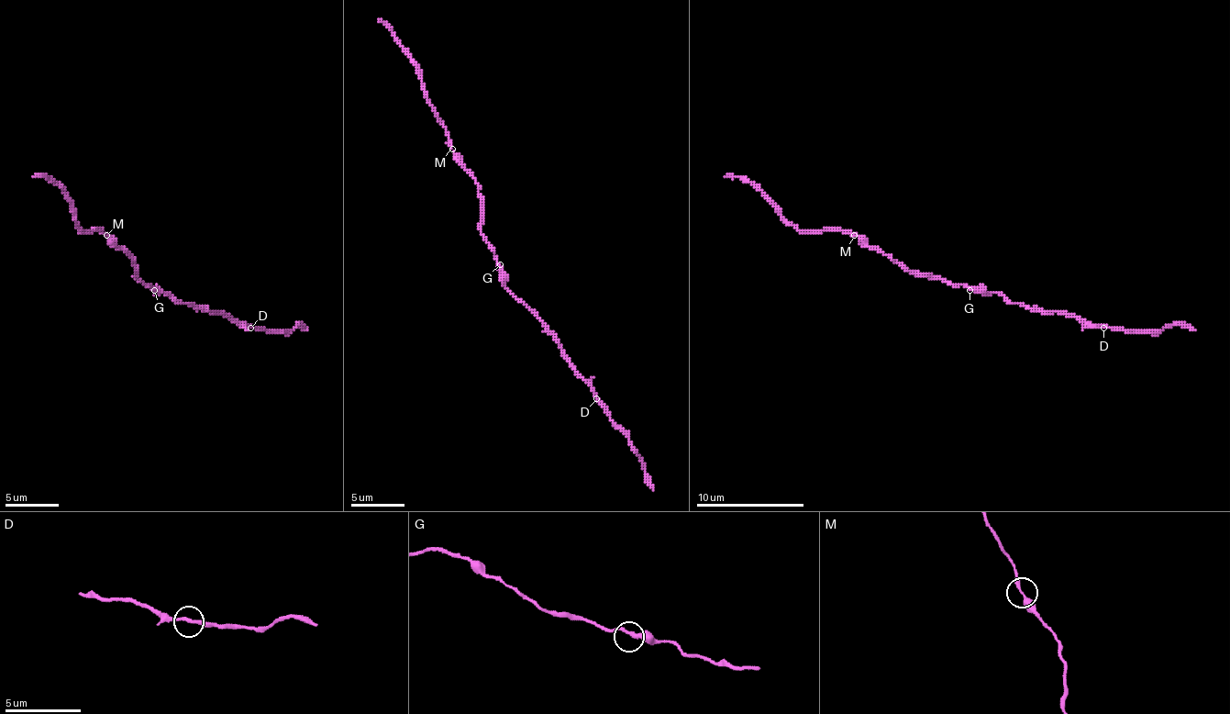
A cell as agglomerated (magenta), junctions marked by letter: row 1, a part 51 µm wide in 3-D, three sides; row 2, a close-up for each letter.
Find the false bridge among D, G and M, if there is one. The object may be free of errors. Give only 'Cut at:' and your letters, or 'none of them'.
Cut at: none of them

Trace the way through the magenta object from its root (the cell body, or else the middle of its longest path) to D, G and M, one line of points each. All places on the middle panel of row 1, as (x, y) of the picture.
D: (494, 251), (500, 280), (543, 323), (559, 345), (561, 356), (591, 388), (596, 398)
G: (494, 251), (494, 259), (500, 264)
M: (494, 251), (481, 232), (478, 184), (451, 149)

